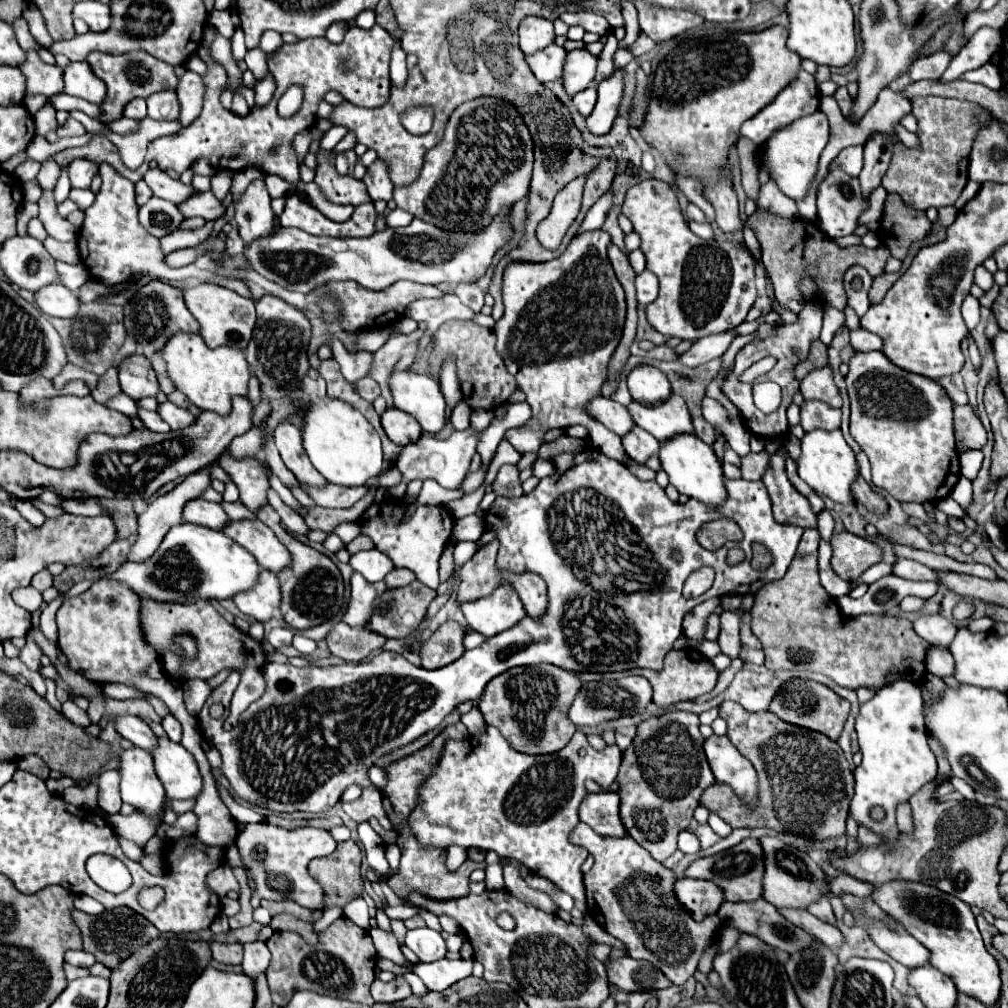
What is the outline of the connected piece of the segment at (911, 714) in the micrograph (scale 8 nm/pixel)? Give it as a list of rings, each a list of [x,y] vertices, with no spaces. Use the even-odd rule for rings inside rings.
[[[897,680],[883,686],[869,702],[861,704],[855,720],[859,748],[863,762],[855,768],[855,796],[849,806],[849,816],[859,824],[879,834],[881,840],[893,844],[899,838],[895,810],[899,804],[909,802],[911,796],[937,776],[935,754],[927,746],[927,728],[923,718],[921,686],[905,680]],[[871,806],[883,806],[887,816],[883,822],[875,822],[869,816]]]

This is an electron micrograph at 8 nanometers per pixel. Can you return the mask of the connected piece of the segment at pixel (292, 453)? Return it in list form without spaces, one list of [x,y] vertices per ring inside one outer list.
[[[291,422],[279,424],[273,438],[285,466],[295,474],[295,478],[301,484],[311,488],[325,488],[325,484],[329,484],[325,482],[325,478],[321,478],[321,474],[317,474],[317,470],[313,470],[313,464],[309,462],[303,448],[303,434],[295,424]]]

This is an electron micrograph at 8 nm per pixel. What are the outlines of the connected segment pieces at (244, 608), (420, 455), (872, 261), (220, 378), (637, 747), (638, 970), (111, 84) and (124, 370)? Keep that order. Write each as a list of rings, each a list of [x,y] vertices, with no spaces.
[[[263,570],[259,584],[253,590],[233,598],[233,602],[251,620],[269,622],[273,618],[273,614],[279,612],[279,608],[281,608],[279,578],[273,572]]]
[[[473,410],[471,412],[471,424],[467,430],[463,432],[453,432],[447,440],[439,440],[437,444],[437,438],[435,436],[425,436],[415,442],[415,444],[409,444],[405,446],[399,456],[397,456],[397,462],[395,466],[401,470],[403,474],[403,482],[398,485],[389,488],[385,493],[385,498],[388,497],[388,500],[400,501],[404,497],[404,494],[407,489],[407,485],[411,480],[419,478],[419,480],[425,480],[425,478],[433,478],[437,480],[441,486],[445,488],[459,488],[461,480],[465,478],[467,470],[469,470],[469,462],[475,454],[475,448],[477,448],[477,442],[481,440],[481,434],[485,432],[485,428],[491,424],[493,420],[493,410]]]
[[[757,208],[755,214],[751,214],[745,220],[745,226],[749,226],[755,232],[755,236],[761,244],[763,266],[771,274],[771,280],[773,280],[773,286],[775,286],[775,296],[781,304],[787,304],[795,298],[803,298],[799,286],[801,286],[803,278],[809,276],[817,284],[819,302],[827,302],[829,306],[833,306],[837,310],[845,310],[847,298],[845,298],[845,290],[841,286],[841,278],[843,278],[845,270],[853,264],[859,264],[859,266],[867,268],[867,272],[871,276],[879,276],[879,274],[883,274],[885,262],[891,256],[889,248],[883,246],[883,244],[877,246],[877,248],[865,248],[865,246],[841,248],[831,238],[827,238],[821,232],[821,228],[815,226],[813,222],[803,220],[803,218],[787,220],[787,218],[775,216],[767,210],[761,210],[761,208]]]
[[[181,332],[169,338],[161,354],[167,362],[167,372],[175,382],[177,390],[181,390],[201,410],[211,410],[219,416],[227,416],[231,410],[231,400],[235,396],[247,394],[251,370],[241,350],[227,348],[227,346],[211,350],[199,334]]]
[[[673,710],[641,722],[637,736],[623,754],[617,776],[619,788],[625,788],[621,792],[621,820],[629,836],[657,862],[667,860],[677,850],[677,834],[687,830],[703,790],[715,782],[703,752],[703,740],[697,714]]]
[[[623,956],[615,962],[609,962],[607,974],[609,982],[617,984],[623,992],[645,992],[671,986],[669,978],[661,974],[661,970],[657,970],[651,962],[633,960],[631,956]]]
[[[93,52],[87,56],[87,62],[91,64],[93,72],[107,84],[107,106],[113,108],[123,108],[129,100],[141,96],[147,98],[159,90],[175,90],[177,88],[177,76],[171,64],[157,60],[145,52],[127,52],[127,54],[101,54],[101,52]]]
[[[133,354],[119,364],[121,390],[133,400],[155,398],[159,392],[159,380],[151,362],[143,354]]]

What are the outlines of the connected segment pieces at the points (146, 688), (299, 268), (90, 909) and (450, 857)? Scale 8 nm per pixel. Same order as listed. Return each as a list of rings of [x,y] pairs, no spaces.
[[[101,578],[91,584],[89,590],[75,598],[67,598],[63,606],[57,610],[57,626],[59,626],[59,648],[67,656],[69,668],[79,672],[83,678],[87,678],[93,684],[105,686],[111,682],[133,686],[141,692],[149,692],[159,696],[171,714],[181,722],[183,726],[183,738],[181,744],[195,756],[199,770],[205,778],[205,782],[213,782],[211,766],[205,758],[203,748],[199,746],[201,734],[195,716],[189,716],[183,704],[183,690],[181,684],[171,680],[151,680],[147,676],[147,666],[157,660],[155,650],[145,640],[143,628],[141,628],[141,598],[127,586],[123,586],[117,580]]]
[[[501,210],[493,224],[477,234],[445,234],[419,218],[413,218],[405,228],[387,226],[367,238],[321,238],[297,228],[279,228],[245,248],[245,256],[255,272],[301,294],[309,294],[333,280],[355,280],[365,288],[383,290],[399,280],[419,284],[471,282],[483,276],[495,250],[499,250],[509,236],[509,210]]]
[[[77,894],[75,896],[75,908],[77,910],[83,910],[87,914],[101,914],[105,908],[91,896],[85,896],[85,894]]]
[[[449,846],[447,848],[447,866],[449,866],[449,870],[455,870],[465,860],[467,860],[467,850],[463,846]]]

